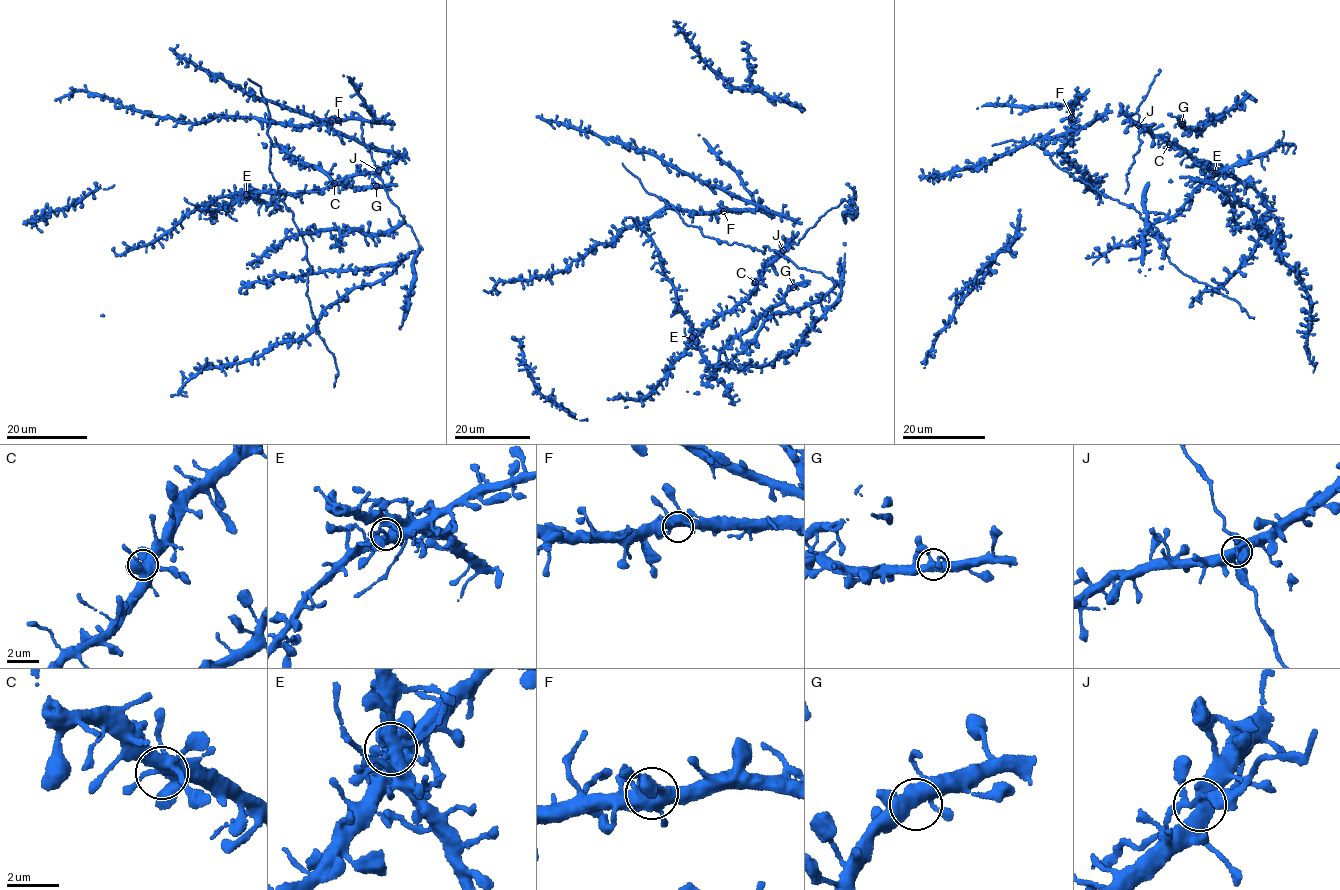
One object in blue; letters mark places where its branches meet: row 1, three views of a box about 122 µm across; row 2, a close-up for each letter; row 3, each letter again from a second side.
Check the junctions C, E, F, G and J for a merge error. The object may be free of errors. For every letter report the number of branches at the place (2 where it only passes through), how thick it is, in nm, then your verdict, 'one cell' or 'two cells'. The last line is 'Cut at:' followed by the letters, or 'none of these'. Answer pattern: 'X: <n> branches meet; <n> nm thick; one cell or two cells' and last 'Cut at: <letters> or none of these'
C: 7 branches meet; 480 nm thick; one cell
E: 6 branches meet; 480 nm thick; two cells
F: 5 branches meet; 500 nm thick; one cell
G: 5 branches meet; 460 nm thick; one cell
J: 5 branches meet; 440 nm thick; one cell
Cut at: E

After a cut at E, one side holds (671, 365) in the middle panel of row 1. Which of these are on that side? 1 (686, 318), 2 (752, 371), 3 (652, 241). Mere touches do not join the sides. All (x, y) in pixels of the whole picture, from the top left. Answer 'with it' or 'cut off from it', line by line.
1: cut off from it
2: with it
3: cut off from it

